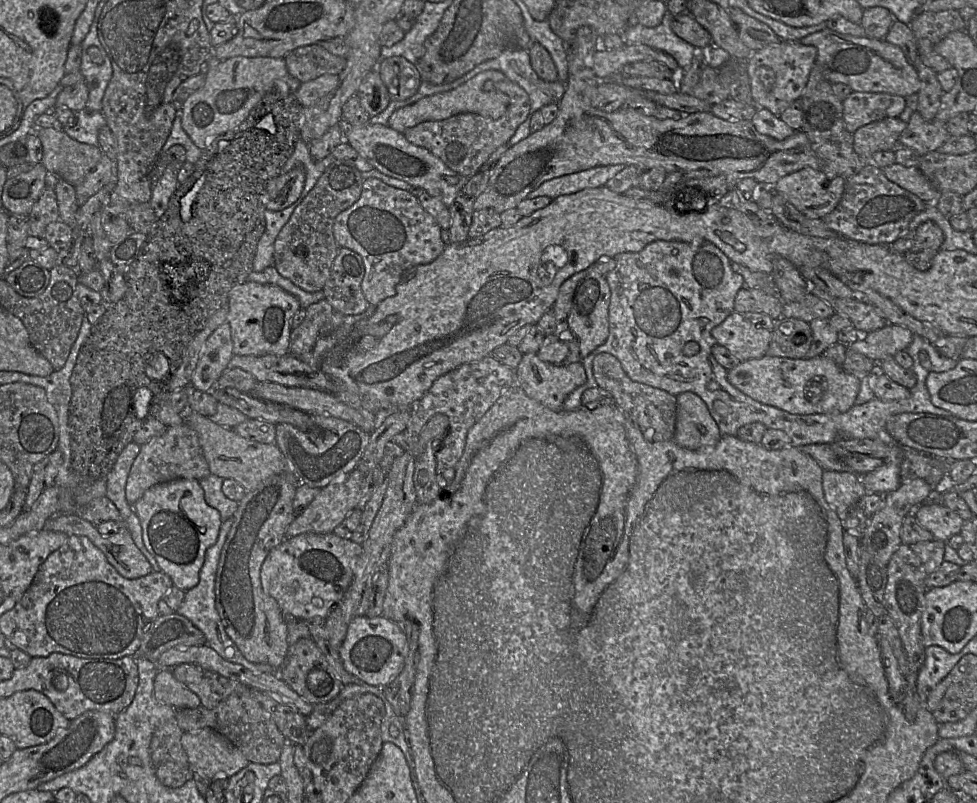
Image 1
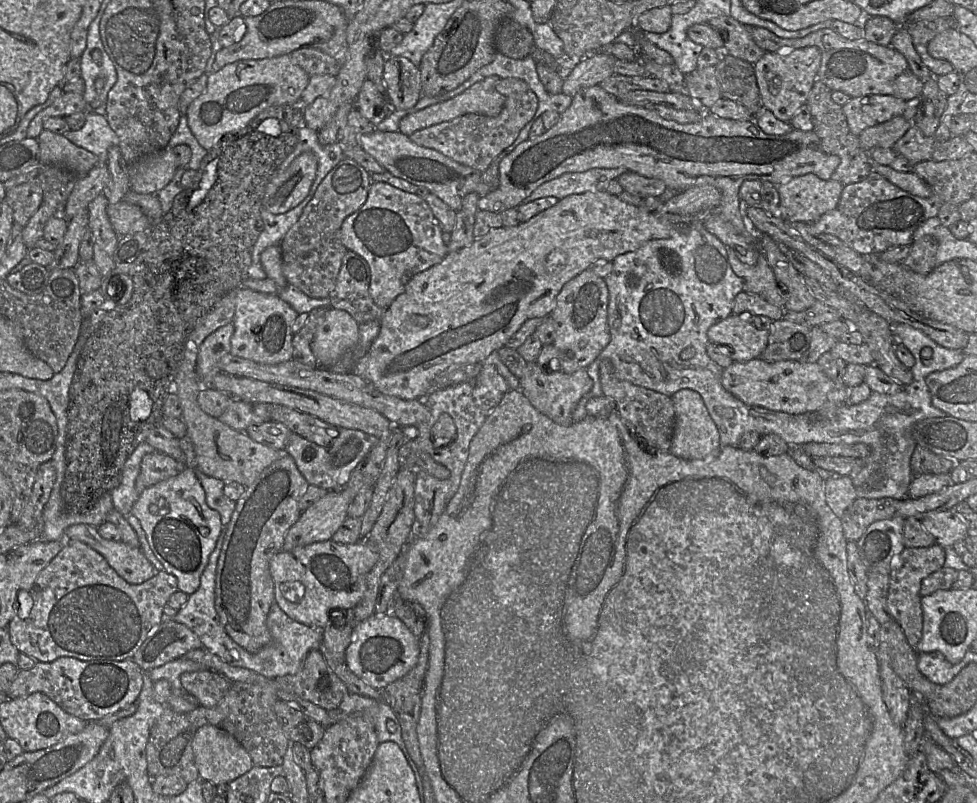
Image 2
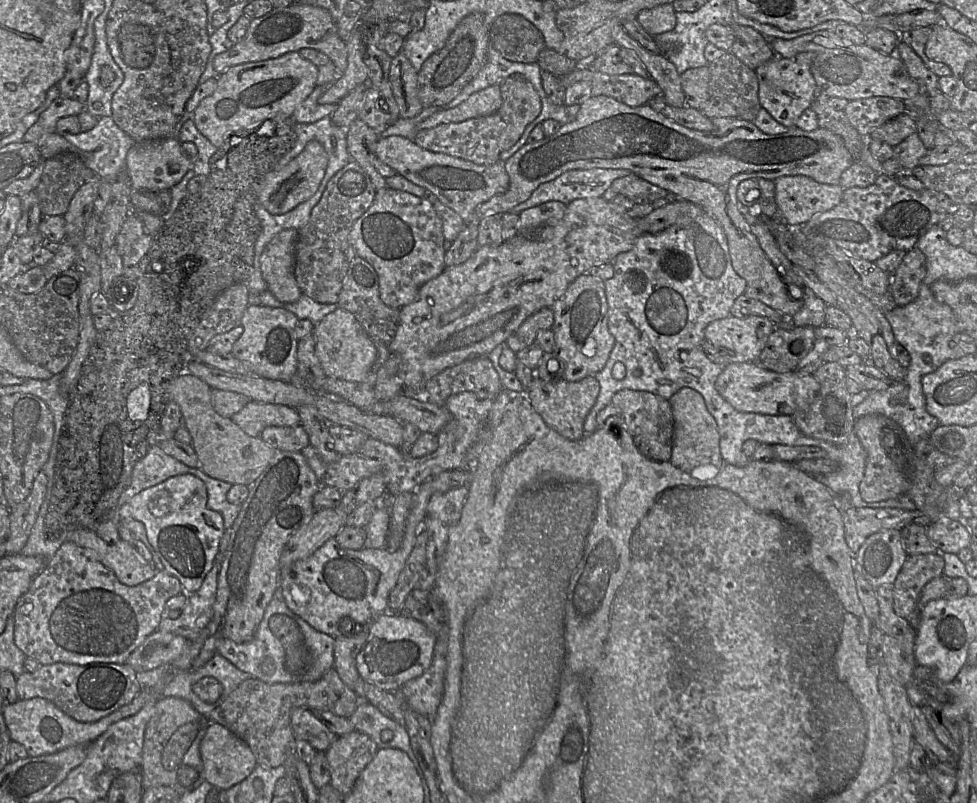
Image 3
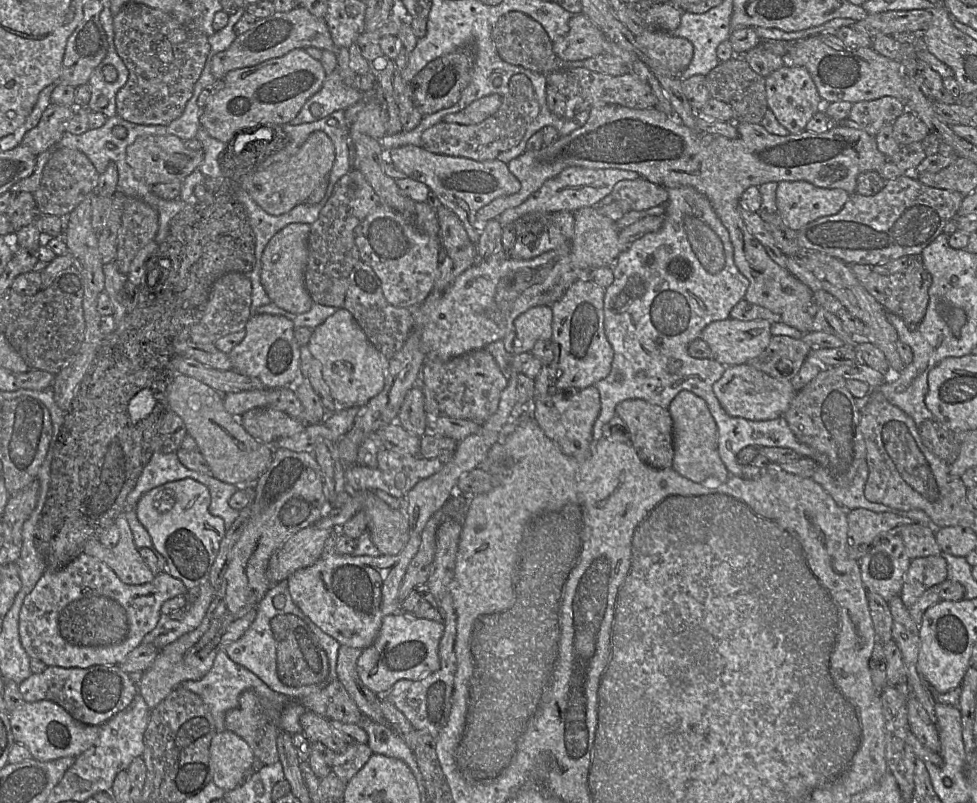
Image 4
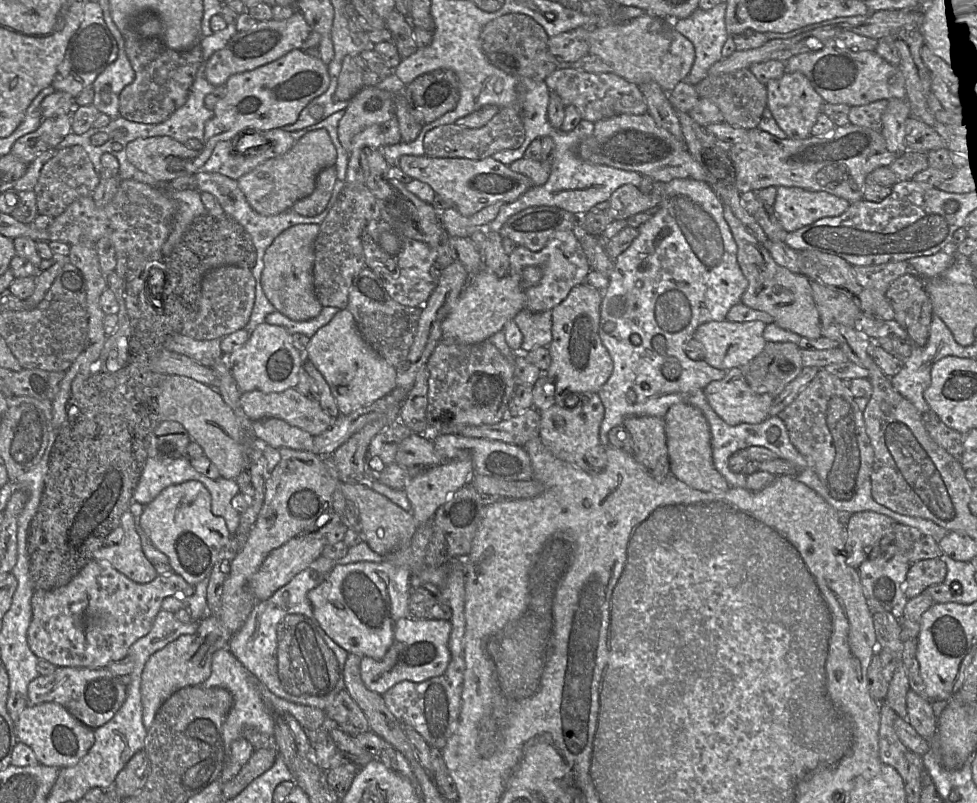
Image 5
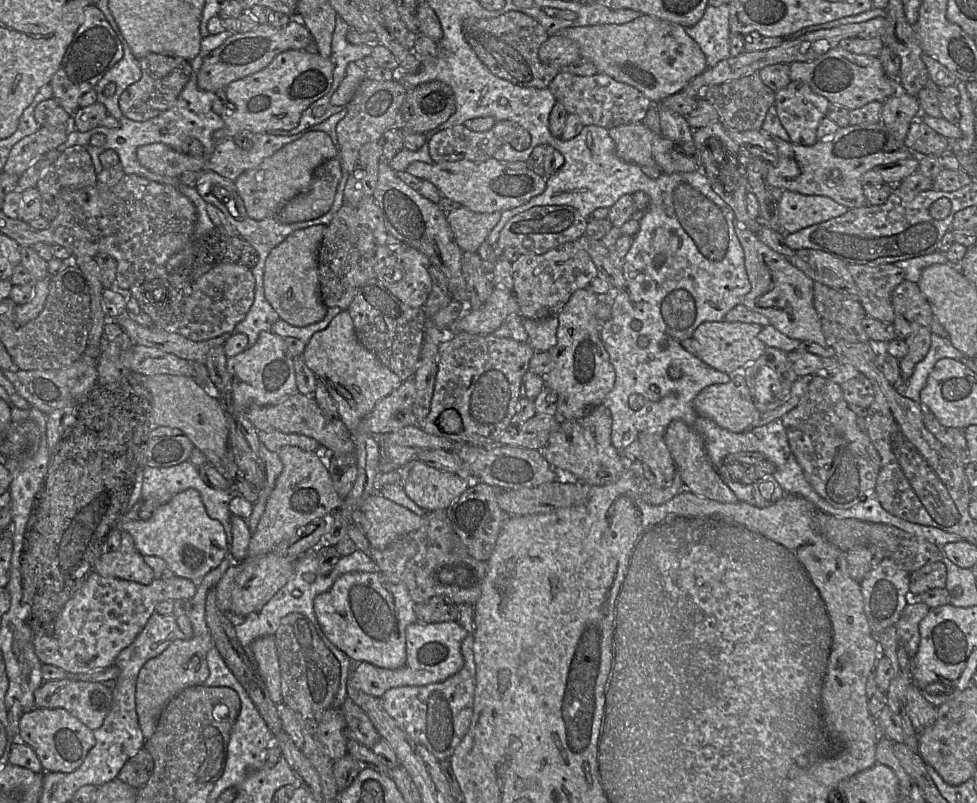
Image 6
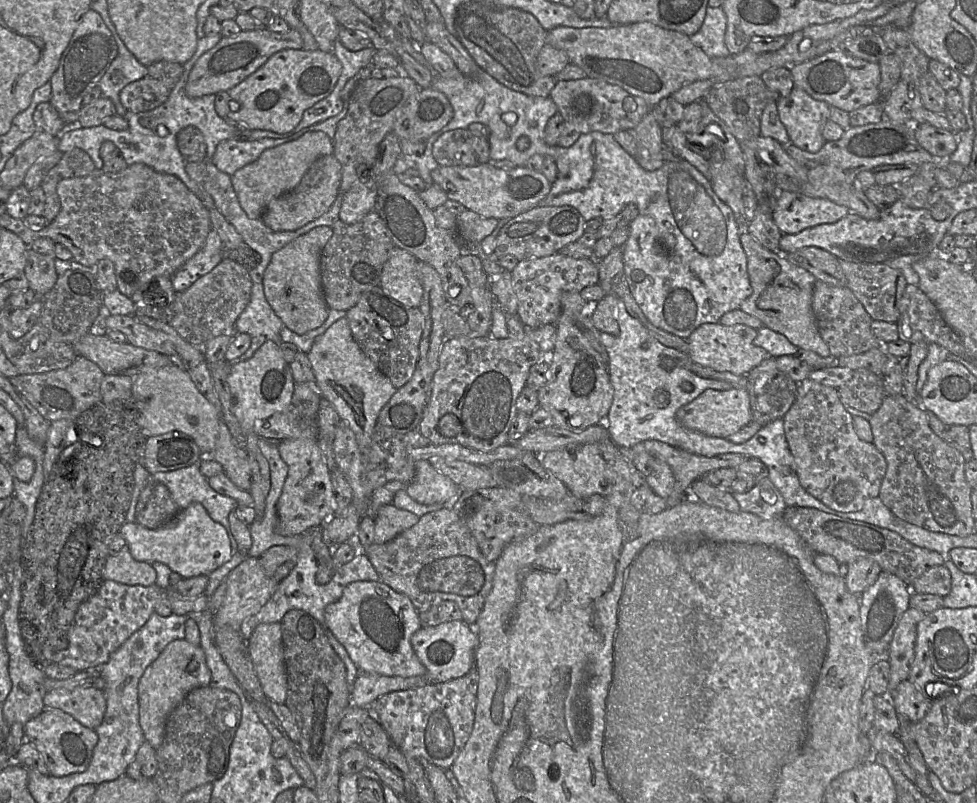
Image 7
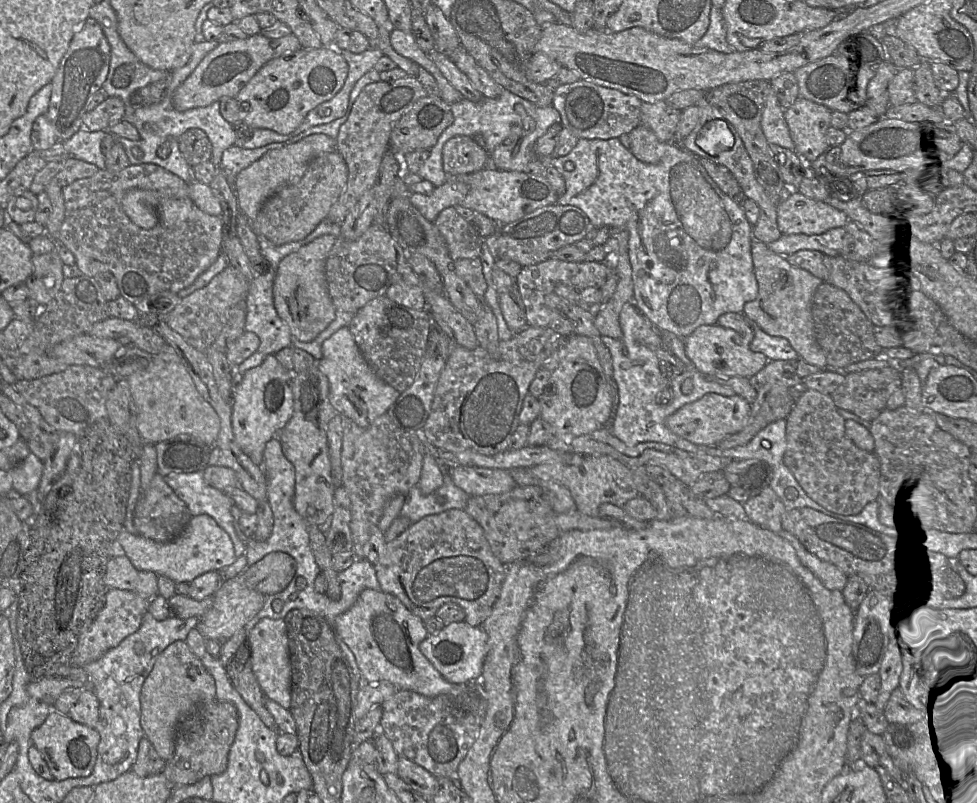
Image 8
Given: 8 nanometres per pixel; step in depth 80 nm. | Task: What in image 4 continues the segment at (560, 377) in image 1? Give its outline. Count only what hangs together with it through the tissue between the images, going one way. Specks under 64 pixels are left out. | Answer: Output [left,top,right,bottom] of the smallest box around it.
[530,385,601,460]

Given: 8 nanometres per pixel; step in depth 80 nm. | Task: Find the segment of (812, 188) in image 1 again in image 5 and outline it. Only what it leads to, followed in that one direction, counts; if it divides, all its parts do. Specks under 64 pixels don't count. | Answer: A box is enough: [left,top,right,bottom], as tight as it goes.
[774,187,850,232]

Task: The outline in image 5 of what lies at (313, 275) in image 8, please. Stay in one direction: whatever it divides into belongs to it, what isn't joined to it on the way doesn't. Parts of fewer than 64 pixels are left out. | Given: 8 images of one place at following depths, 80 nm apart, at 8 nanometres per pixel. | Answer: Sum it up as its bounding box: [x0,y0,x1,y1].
[261,224,323,321]

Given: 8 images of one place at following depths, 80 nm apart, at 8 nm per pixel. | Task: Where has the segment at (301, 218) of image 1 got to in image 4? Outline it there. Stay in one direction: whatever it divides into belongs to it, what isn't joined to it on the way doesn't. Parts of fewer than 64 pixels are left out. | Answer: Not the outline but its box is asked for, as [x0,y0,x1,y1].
[305,168,379,308]

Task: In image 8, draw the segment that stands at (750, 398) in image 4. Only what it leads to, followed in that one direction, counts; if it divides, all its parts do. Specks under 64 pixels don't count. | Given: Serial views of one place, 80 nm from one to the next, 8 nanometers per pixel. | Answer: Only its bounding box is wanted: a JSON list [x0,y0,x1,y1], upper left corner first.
[665,393,750,447]

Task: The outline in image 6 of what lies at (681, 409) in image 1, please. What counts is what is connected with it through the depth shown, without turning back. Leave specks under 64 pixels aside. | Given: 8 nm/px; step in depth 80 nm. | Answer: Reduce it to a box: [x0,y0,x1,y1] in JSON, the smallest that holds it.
[664,420,739,504]

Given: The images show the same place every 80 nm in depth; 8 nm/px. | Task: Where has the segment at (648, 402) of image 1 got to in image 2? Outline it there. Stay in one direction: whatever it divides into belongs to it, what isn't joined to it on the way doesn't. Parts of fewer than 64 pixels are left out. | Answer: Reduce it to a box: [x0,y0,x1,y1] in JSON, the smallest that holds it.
[599,359,675,453]

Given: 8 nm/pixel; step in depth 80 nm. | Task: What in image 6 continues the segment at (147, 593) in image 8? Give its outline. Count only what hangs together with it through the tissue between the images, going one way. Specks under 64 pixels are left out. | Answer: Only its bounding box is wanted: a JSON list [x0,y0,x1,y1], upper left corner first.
[95,531,155,584]

